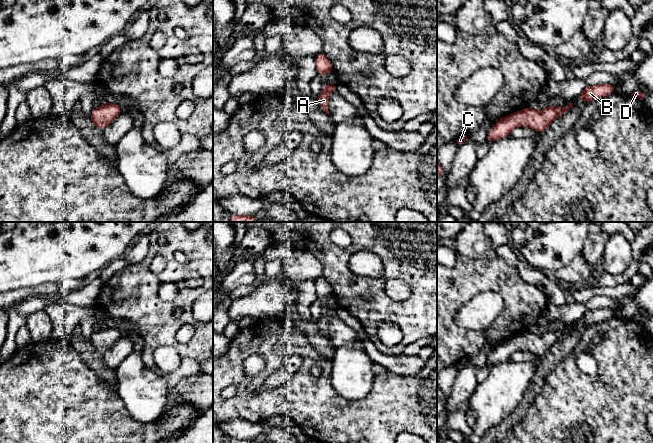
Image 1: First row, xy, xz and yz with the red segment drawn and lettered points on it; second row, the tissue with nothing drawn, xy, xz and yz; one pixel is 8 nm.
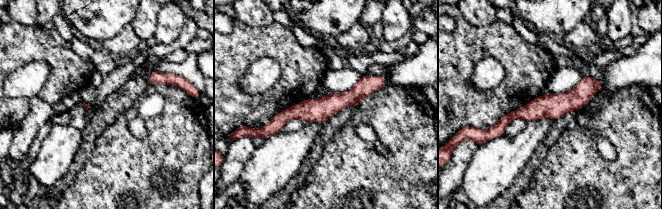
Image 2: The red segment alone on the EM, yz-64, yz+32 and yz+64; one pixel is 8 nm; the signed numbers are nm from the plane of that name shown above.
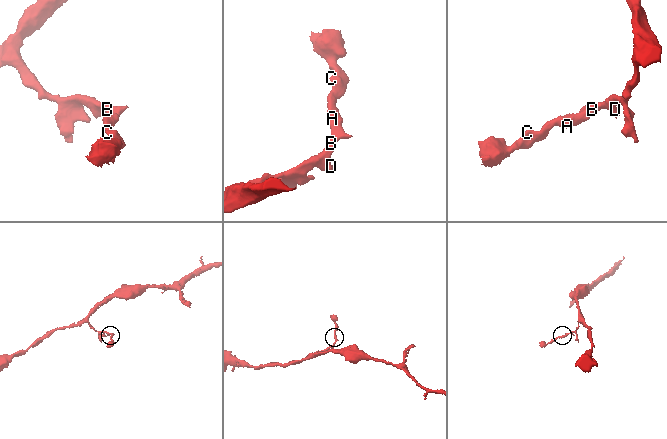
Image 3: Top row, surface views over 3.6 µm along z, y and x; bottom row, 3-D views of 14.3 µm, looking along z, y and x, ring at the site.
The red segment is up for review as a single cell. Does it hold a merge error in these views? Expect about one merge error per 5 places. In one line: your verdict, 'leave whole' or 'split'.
leave whole

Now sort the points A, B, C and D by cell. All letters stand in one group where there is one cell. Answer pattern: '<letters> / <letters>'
A B C D

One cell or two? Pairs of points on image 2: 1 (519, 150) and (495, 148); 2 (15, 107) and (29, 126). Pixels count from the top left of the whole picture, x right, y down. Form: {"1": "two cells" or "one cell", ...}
{"1": "one cell", "2": "two cells"}

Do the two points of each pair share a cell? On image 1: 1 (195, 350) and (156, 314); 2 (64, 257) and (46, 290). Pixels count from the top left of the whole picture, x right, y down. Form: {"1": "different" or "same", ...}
{"1": "same", "2": "different"}

